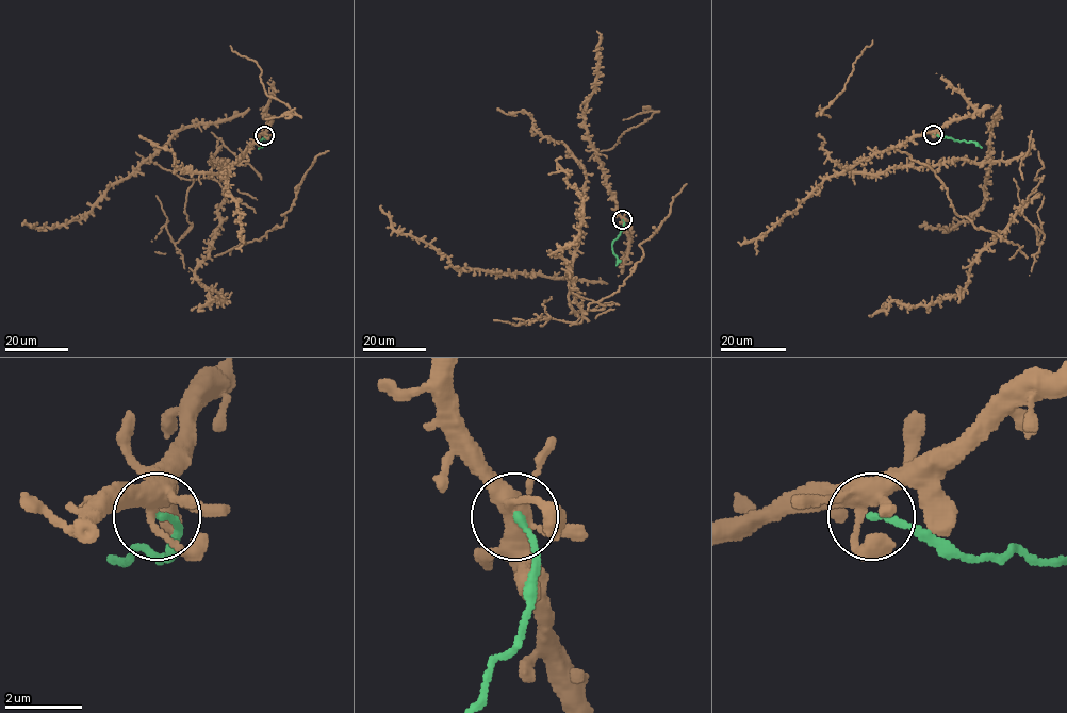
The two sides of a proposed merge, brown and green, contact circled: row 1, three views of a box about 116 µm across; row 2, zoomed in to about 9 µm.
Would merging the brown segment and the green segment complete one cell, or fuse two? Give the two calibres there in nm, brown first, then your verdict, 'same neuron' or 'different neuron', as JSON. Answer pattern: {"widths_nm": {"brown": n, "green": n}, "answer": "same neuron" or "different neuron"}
{"widths_nm": {"brown": 400, "green": 160}, "answer": "different neuron"}

